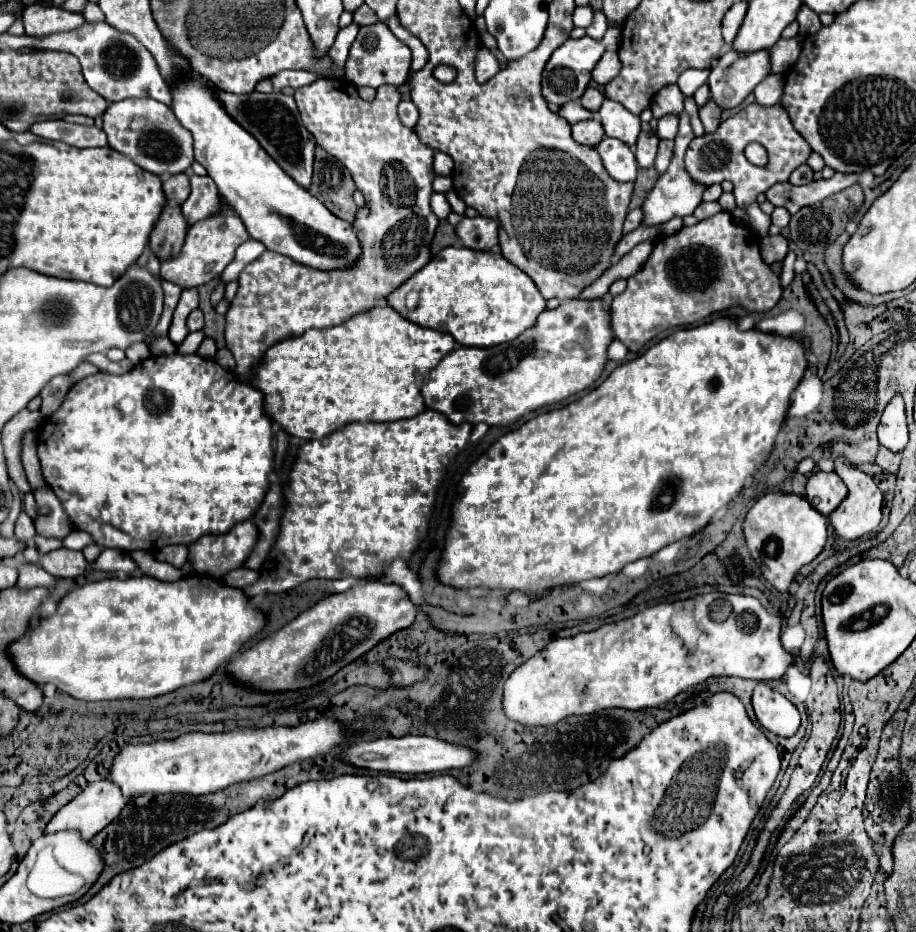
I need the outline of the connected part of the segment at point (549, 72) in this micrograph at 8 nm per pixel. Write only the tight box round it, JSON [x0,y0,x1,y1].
[542,25,621,106]

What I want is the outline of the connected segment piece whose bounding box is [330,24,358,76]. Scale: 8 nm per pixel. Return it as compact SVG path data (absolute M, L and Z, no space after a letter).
M356 24L340 28L340 32L338 32L338 36L336 36L336 40L334 40L332 48L330 48L330 58L338 64L338 70L336 70L338 76L344 76L344 62L348 58L348 50L350 50L356 34L358 34L358 26Z

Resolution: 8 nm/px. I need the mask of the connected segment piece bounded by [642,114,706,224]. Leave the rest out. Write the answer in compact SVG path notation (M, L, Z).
M682 114L680 116L680 128L678 128L678 134L674 138L676 146L674 146L672 162L670 162L668 170L660 176L660 180L656 182L652 192L648 194L648 200L642 204L644 224L662 224L662 222L668 222L674 216L688 216L702 202L702 194L704 194L706 186L696 184L696 180L692 180L692 176L688 176L688 172L684 168L684 152L690 144L690 132L692 132L692 128L690 128L690 122L688 122L688 114Z

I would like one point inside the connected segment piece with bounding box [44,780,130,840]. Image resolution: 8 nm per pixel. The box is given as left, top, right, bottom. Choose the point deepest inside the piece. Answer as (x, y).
(99, 803)

